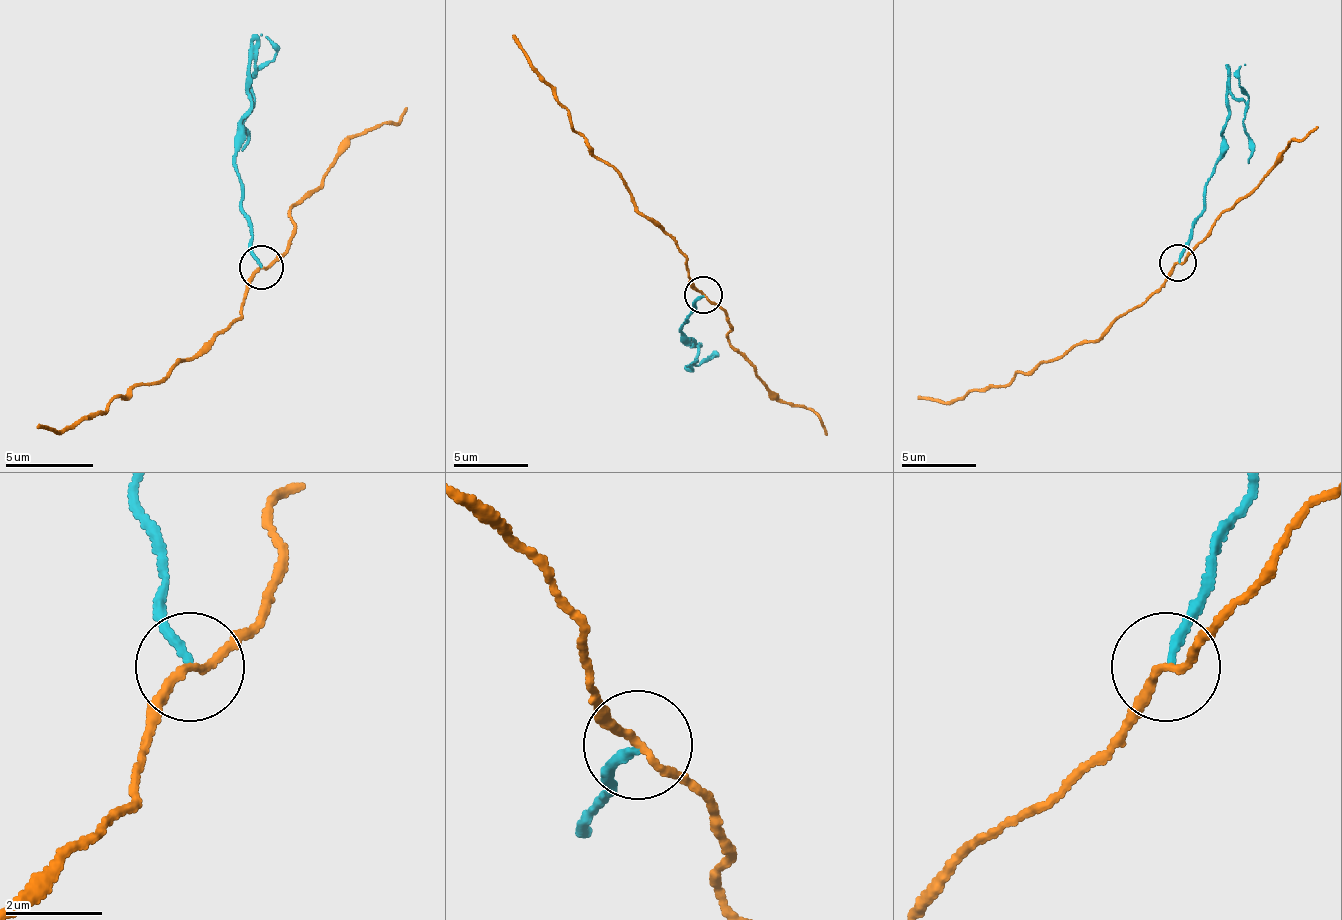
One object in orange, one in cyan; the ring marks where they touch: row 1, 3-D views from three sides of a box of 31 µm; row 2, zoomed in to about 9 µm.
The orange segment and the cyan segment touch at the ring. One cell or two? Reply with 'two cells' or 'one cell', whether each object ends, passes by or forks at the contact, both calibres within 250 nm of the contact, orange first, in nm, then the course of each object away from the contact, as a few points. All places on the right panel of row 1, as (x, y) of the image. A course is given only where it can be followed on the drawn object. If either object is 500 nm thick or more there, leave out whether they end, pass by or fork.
two cells; orange passes by; cyan ends there; 150 nm thick on the orange side, 170 nm on the other; orange runs (1176, 263), (1161, 286), (1090, 342), (1060, 357), (1042, 361), (1008, 383), (971, 391), (948, 402), (918, 394); cyan runs (1180, 263), (1191, 222), (1203, 211), (1206, 181), (1218, 159), (1232, 99), (1244, 106), (1251, 155), (1247, 163)

